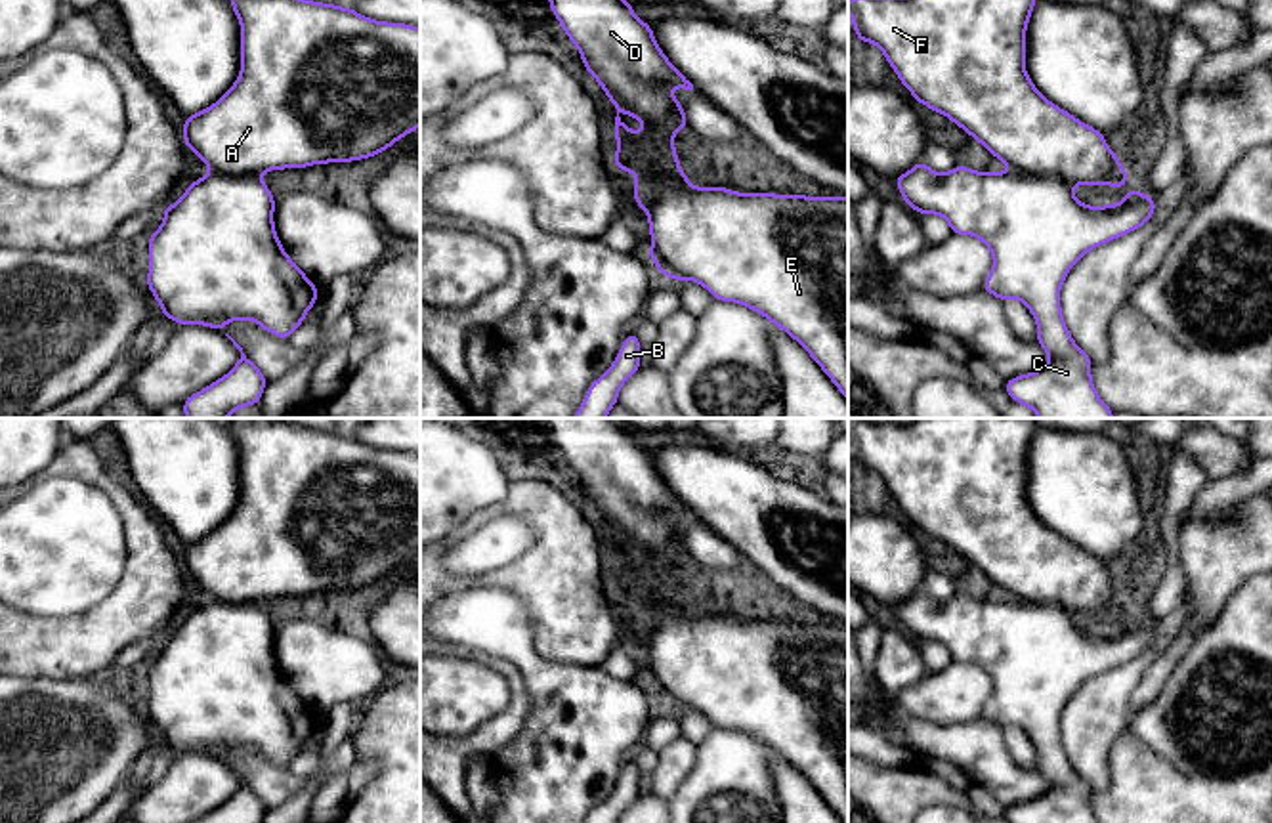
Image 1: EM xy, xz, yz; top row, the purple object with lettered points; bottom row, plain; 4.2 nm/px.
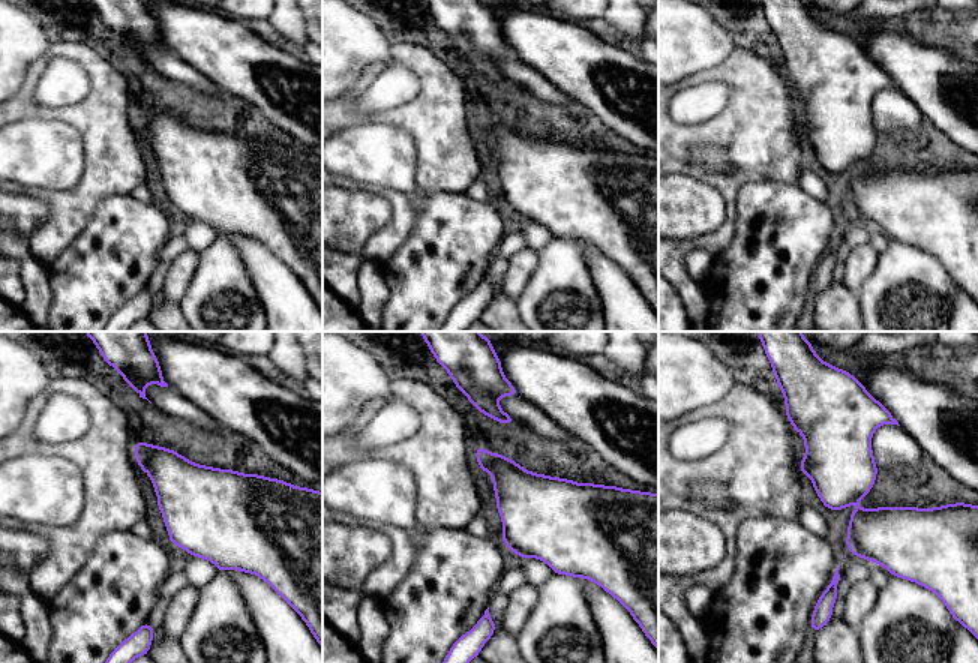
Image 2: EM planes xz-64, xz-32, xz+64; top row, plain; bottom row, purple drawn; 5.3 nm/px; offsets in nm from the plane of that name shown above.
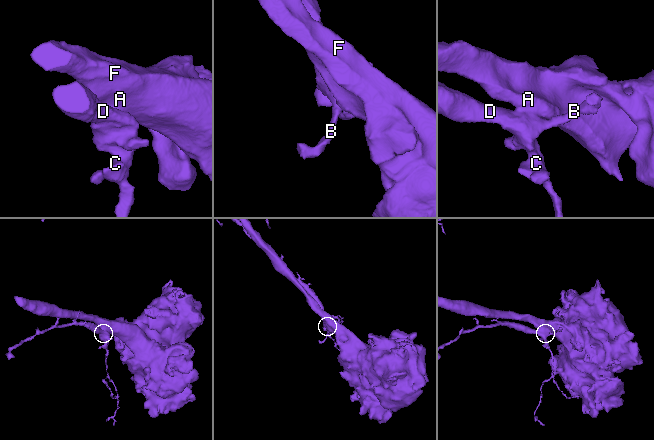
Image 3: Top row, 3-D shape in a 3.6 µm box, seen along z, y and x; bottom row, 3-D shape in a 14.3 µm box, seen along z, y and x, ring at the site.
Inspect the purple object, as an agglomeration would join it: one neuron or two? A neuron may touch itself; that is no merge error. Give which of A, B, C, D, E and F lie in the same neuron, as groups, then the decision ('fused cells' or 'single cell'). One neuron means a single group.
groups A E F / B C D; fused cells

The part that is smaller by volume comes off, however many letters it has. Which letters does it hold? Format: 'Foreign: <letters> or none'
Foreign: B, C, D

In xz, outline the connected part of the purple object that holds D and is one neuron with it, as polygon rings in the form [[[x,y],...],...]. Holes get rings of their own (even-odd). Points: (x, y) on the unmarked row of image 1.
[[[544,418],[544,422],[550,428],[550,437],[567,466],[577,474],[584,496],[596,506],[596,510],[604,516],[605,525],[611,527],[617,537],[613,556],[617,580],[613,590],[617,598],[632,600],[636,603],[632,623],[636,634],[646,638],[653,630],[655,613],[663,603],[674,607],[686,605],[674,577],[674,559],[684,558],[688,554],[688,546],[682,531],[670,521],[670,517],[693,517],[693,512],[663,481],[653,464],[651,453],[638,447],[632,439],[632,432],[617,418]],[[621,538],[626,538],[632,546],[644,550],[646,556],[642,559],[630,559],[628,554],[621,550]]]

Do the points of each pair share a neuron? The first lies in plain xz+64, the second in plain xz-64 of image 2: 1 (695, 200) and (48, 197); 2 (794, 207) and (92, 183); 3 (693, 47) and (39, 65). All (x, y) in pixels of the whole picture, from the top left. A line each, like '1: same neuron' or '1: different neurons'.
1: different neurons
2: different neurons
3: different neurons

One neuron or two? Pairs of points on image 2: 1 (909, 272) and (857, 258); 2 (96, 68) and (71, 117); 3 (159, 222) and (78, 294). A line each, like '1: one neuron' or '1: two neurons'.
1: two neurons
2: one neuron
3: one neuron

